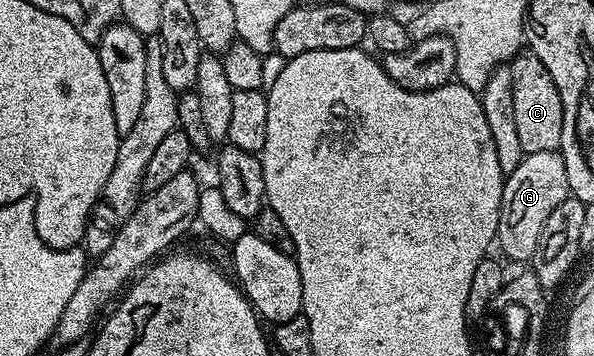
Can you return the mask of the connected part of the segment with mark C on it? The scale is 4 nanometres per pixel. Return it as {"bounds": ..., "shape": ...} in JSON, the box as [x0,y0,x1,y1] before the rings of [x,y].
{"bounds":[510,52,562,154],"shape":[[[521,52],[510,63],[513,74],[515,127],[525,154],[559,150],[562,140],[562,96],[546,72],[546,64],[531,52]]]}

